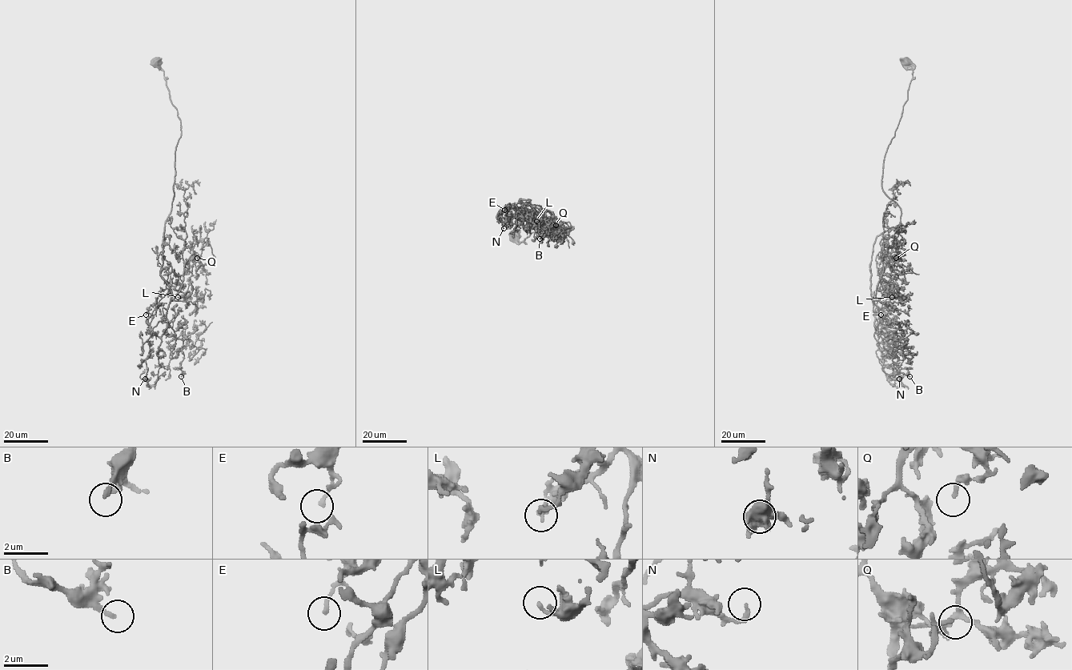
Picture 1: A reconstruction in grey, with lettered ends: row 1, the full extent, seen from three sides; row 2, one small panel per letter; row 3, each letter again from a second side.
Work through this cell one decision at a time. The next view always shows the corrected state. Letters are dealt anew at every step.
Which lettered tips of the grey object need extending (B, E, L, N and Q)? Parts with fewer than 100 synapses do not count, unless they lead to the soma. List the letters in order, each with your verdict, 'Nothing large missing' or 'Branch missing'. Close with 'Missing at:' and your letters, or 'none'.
B: Nothing large missing
E: Nothing large missing
L: Nothing large missing
N: Nothing large missing
Q: Nothing large missing
Missing at: none

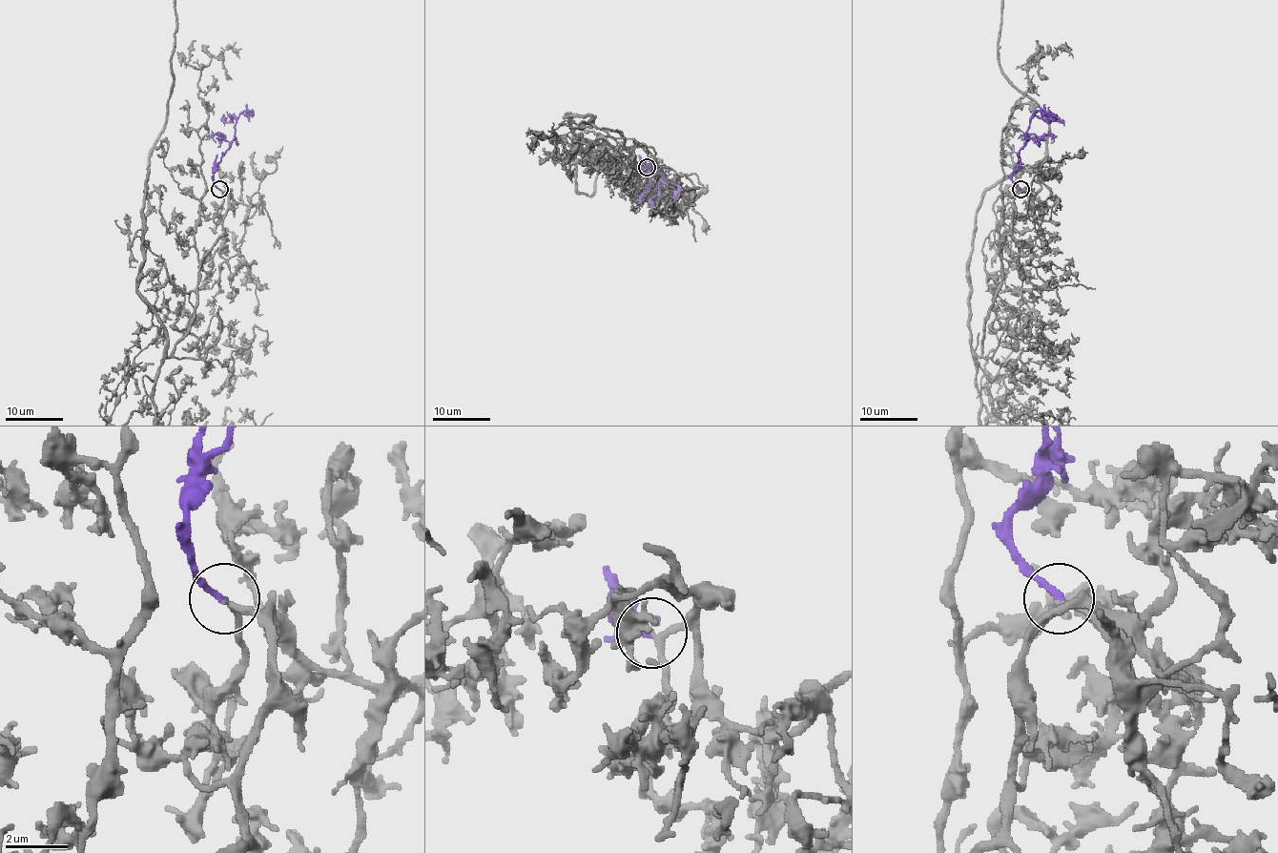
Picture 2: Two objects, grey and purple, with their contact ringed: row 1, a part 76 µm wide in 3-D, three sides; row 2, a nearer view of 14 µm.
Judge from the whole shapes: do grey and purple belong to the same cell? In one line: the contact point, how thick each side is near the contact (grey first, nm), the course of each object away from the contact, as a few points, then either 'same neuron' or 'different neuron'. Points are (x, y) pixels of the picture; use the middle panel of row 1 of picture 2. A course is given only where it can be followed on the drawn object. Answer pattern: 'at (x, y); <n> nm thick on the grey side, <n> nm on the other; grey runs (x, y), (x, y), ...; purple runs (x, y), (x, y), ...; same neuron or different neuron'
at (647, 167); 170 nm thick on the grey side, 200 nm on the other; purple runs (647, 166), (641, 157), (663, 176), (651, 197), (651, 211); same neuron

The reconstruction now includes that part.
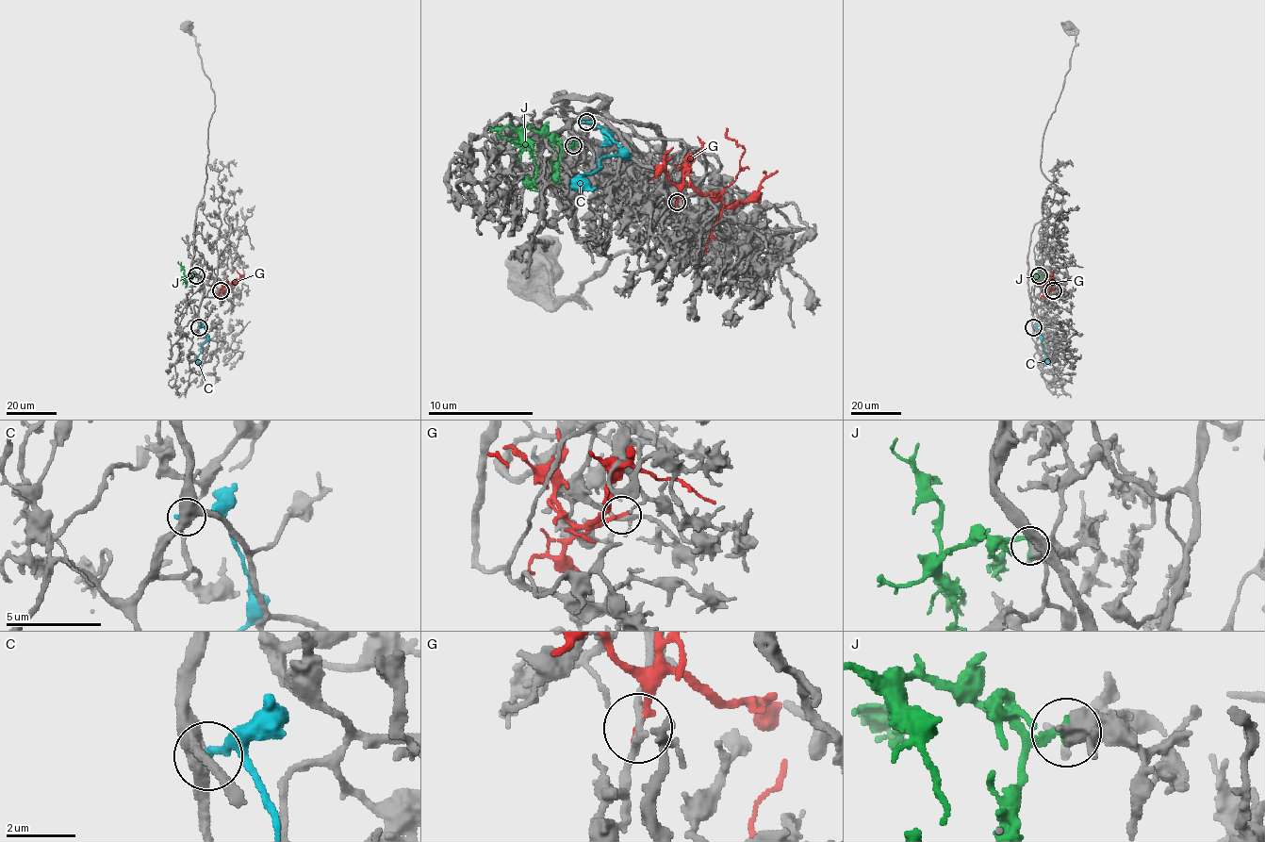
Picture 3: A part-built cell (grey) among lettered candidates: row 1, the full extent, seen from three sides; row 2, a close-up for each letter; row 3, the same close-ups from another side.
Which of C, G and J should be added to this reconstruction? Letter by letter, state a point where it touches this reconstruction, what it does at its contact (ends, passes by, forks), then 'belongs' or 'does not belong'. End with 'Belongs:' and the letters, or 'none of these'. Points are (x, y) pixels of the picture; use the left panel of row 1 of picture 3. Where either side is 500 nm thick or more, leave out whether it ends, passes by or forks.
C: contact (199, 327); it ends; does not belong
G: contact (221, 290); it ends; does not belong
J: contact (196, 275); belongs
Belongs: J

